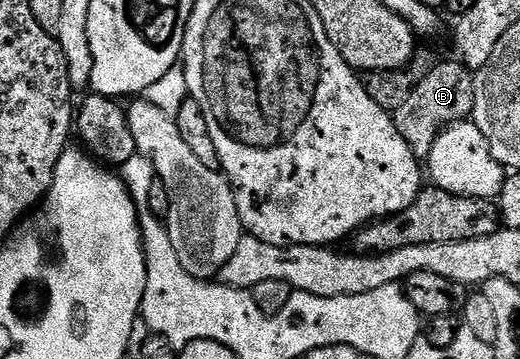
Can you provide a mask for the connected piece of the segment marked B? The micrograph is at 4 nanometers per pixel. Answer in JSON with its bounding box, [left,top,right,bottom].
[392,60,475,160]

